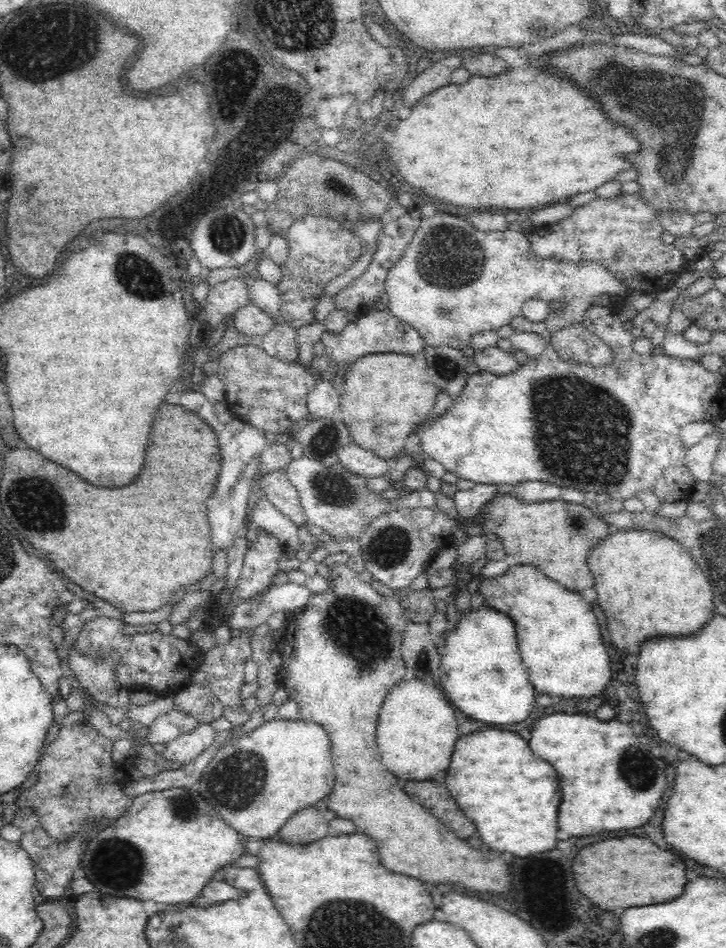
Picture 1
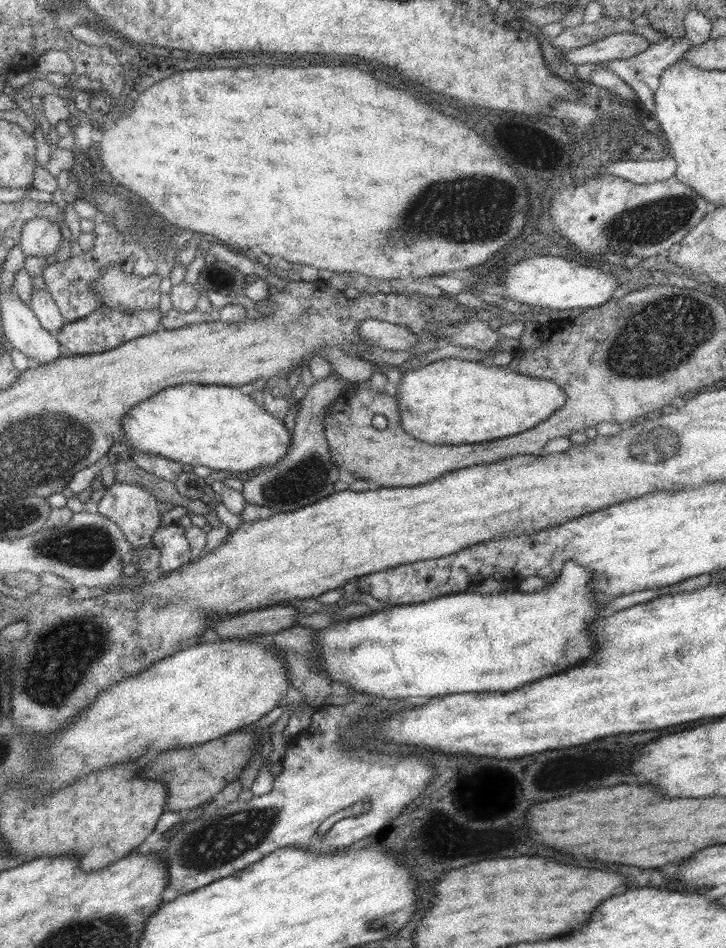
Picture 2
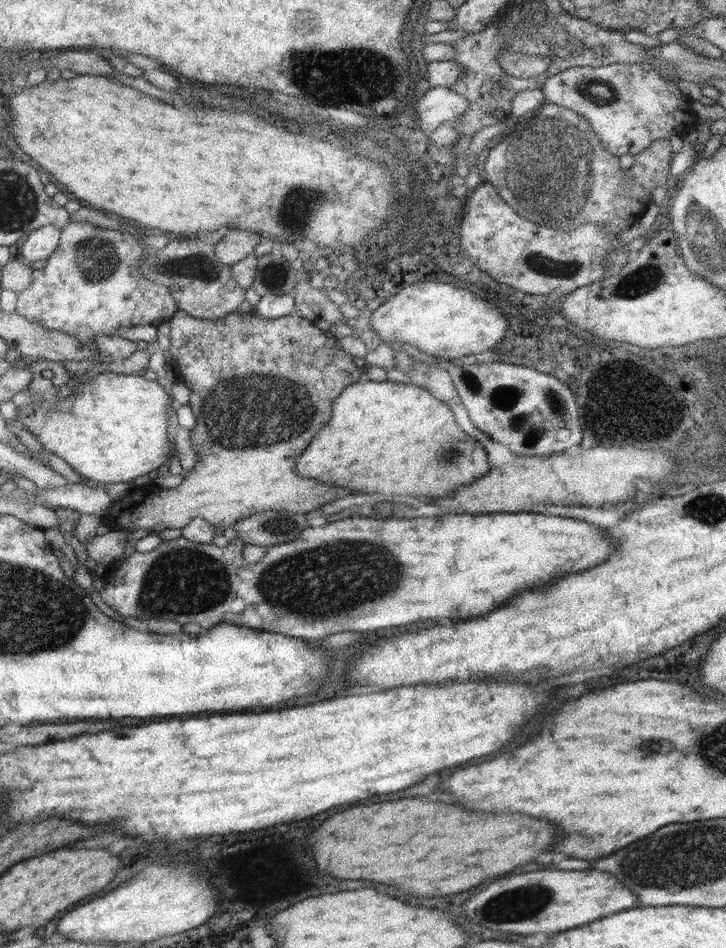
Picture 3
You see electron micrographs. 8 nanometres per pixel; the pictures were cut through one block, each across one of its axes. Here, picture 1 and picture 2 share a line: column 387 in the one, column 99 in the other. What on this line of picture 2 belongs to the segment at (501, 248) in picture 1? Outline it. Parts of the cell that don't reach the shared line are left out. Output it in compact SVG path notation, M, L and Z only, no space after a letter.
M117 265L109 267L93 283L95 294L103 296L102 310L130 312L155 310L160 303L160 276L126 275Z

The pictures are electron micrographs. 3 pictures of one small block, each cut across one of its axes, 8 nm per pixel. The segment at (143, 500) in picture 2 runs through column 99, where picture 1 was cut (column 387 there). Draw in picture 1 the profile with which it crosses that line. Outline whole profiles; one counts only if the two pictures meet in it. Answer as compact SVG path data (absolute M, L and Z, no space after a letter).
M302 455L293 459L285 468L289 481L296 487L300 497L300 505L306 513L306 522L323 528L323 532L334 537L334 541L342 542L344 538L357 538L365 528L380 515L388 511L408 508L430 508L436 505L436 493L428 489L410 490L407 495L396 500L384 500L381 494L367 489L368 479L360 478L349 472L339 462L326 466L319 460Z

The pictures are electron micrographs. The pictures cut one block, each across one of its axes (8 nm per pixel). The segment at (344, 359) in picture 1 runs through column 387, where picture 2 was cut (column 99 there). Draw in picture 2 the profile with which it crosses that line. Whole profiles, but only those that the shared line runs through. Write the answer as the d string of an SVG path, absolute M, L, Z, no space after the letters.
M158 307L155 310L138 309L130 315L116 310L99 309L88 314L87 318L64 324L56 336L59 344L73 355L104 353L116 349L124 342L164 330L162 316Z

